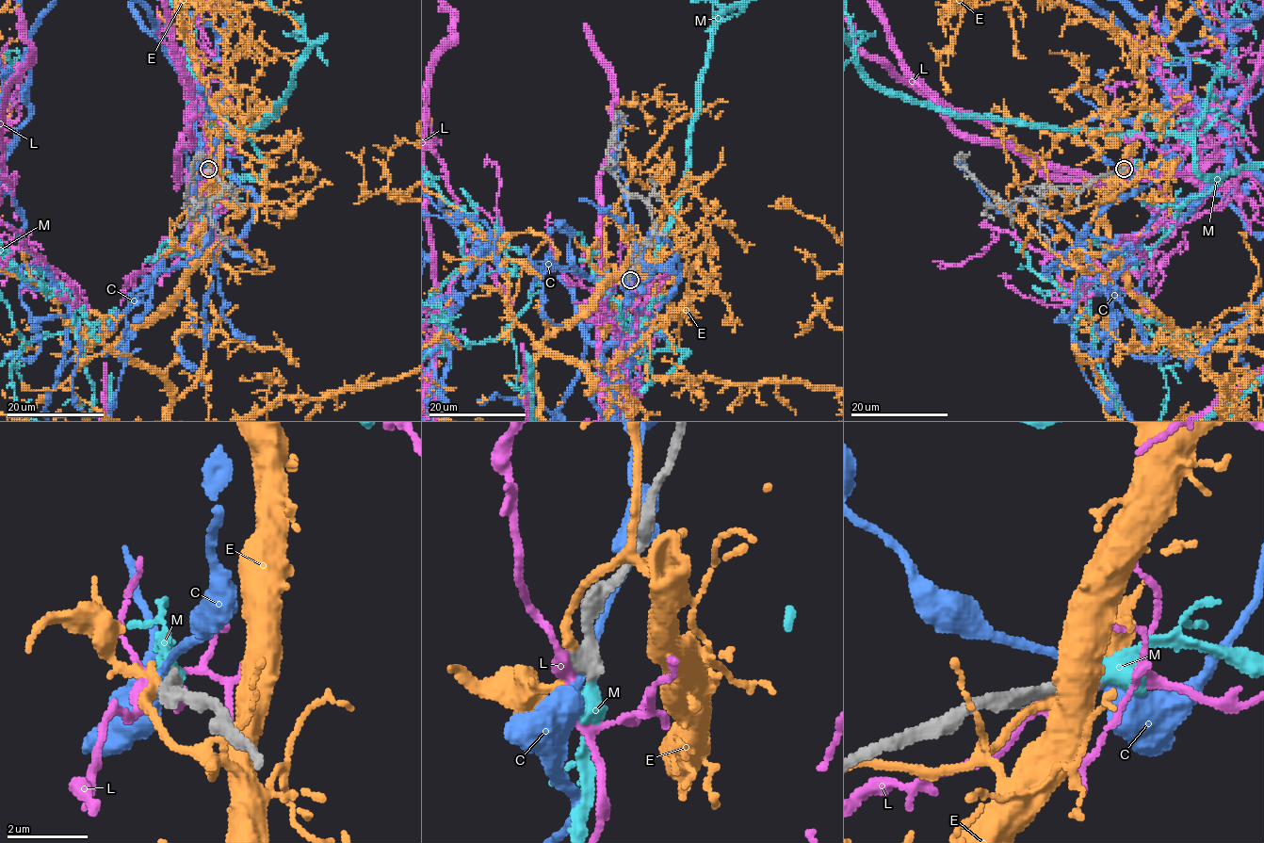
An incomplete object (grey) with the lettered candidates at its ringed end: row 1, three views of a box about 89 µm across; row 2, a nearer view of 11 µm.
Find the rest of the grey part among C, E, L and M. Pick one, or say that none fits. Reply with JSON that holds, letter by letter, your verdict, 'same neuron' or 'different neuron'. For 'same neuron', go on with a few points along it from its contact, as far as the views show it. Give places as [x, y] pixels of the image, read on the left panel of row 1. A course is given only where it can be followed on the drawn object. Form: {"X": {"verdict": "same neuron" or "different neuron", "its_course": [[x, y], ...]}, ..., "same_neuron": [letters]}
{"C": {"verdict": "different neuron"}, "E": {"verdict": "different neuron"}, "L": {"verdict": "different neuron"}, "M": {"verdict": "same neuron"}, "same_neuron": ["M"]}

